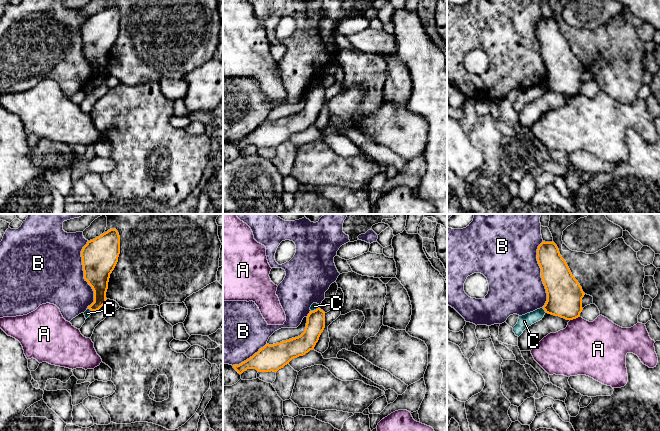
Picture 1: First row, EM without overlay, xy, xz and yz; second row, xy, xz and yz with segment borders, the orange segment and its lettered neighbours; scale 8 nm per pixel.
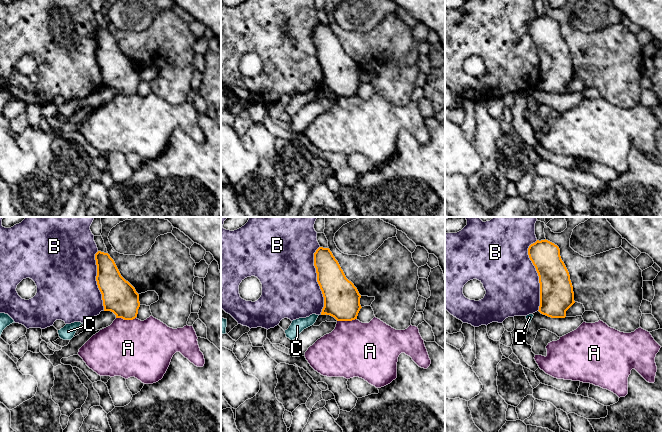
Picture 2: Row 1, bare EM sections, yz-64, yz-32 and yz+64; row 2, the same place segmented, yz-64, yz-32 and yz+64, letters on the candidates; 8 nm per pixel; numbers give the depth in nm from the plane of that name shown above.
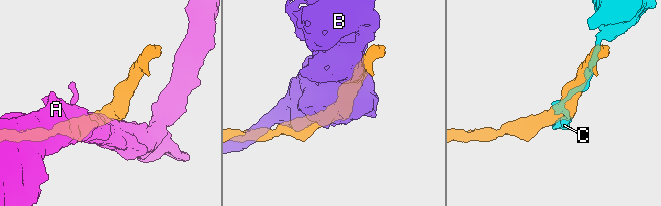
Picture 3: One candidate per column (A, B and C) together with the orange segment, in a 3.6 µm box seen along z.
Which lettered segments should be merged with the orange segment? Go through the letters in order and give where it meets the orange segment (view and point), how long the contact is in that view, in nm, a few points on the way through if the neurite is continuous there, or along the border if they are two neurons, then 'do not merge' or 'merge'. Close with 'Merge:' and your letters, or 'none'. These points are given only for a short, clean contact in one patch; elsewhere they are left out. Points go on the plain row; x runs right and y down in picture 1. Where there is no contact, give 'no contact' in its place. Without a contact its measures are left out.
A: meets orange in yz at (574, 94); contact 90 nm long; do not merge
B: meets orange in xy at (84, 51); contact 550 nm long; do not merge
C: meets orange in yz at (544, 85); contact 50 nm long; border along yz (542, 84), (546, 88); do not merge
Merge: none

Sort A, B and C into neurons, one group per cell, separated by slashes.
A / B / C

